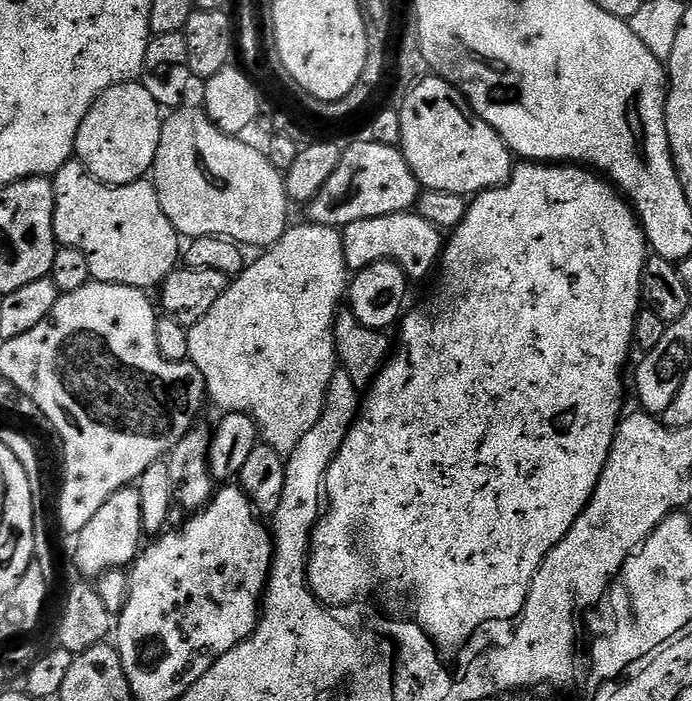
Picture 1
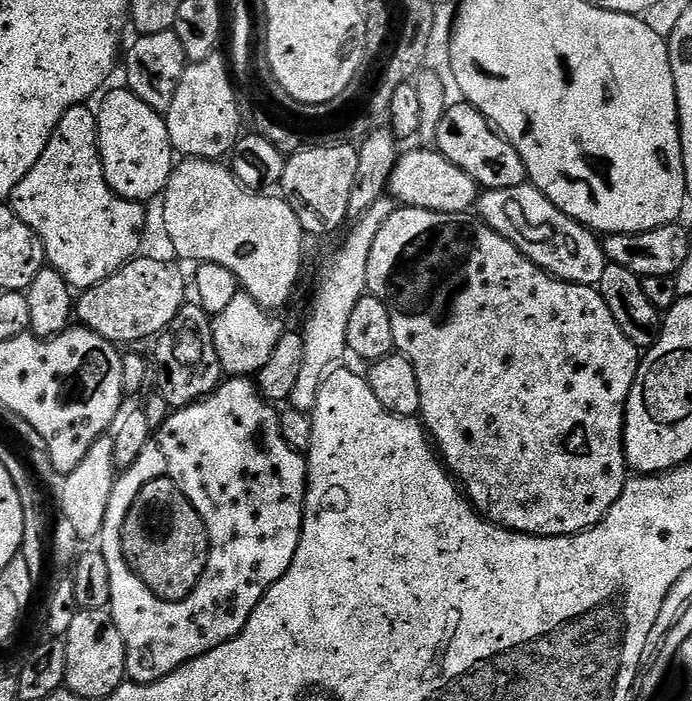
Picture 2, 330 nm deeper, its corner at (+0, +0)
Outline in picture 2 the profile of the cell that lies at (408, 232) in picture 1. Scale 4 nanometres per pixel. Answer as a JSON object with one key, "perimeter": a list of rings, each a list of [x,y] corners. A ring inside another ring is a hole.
{"perimeter":[[[403,206],[397,207],[396,212],[390,214],[390,218],[386,218],[386,222],[382,222],[382,230],[378,230],[378,238],[374,238],[374,247],[370,250],[370,262],[366,262],[366,278],[368,279],[368,292],[377,296],[386,306],[386,310],[390,310],[390,326],[394,329],[394,342],[396,343],[395,351],[399,355],[405,356],[414,366],[414,374],[418,374],[418,390],[422,390],[419,419],[422,421],[441,461],[446,465],[449,473],[458,481],[459,487],[466,493],[472,507],[485,520],[497,524],[499,528],[509,528],[510,531],[521,536],[576,536],[579,532],[585,532],[586,529],[600,523],[608,515],[610,506],[614,506],[614,502],[618,502],[622,490],[628,485],[630,479],[628,459],[624,456],[624,411],[628,405],[630,390],[636,381],[642,359],[641,349],[636,348],[634,342],[630,342],[630,338],[626,338],[626,334],[622,334],[618,322],[614,322],[614,314],[610,314],[610,306],[606,306],[602,294],[590,285],[574,285],[544,272],[513,241],[508,241],[502,234],[496,233],[475,215],[466,212],[462,214],[442,214],[434,210],[405,208]]]}

